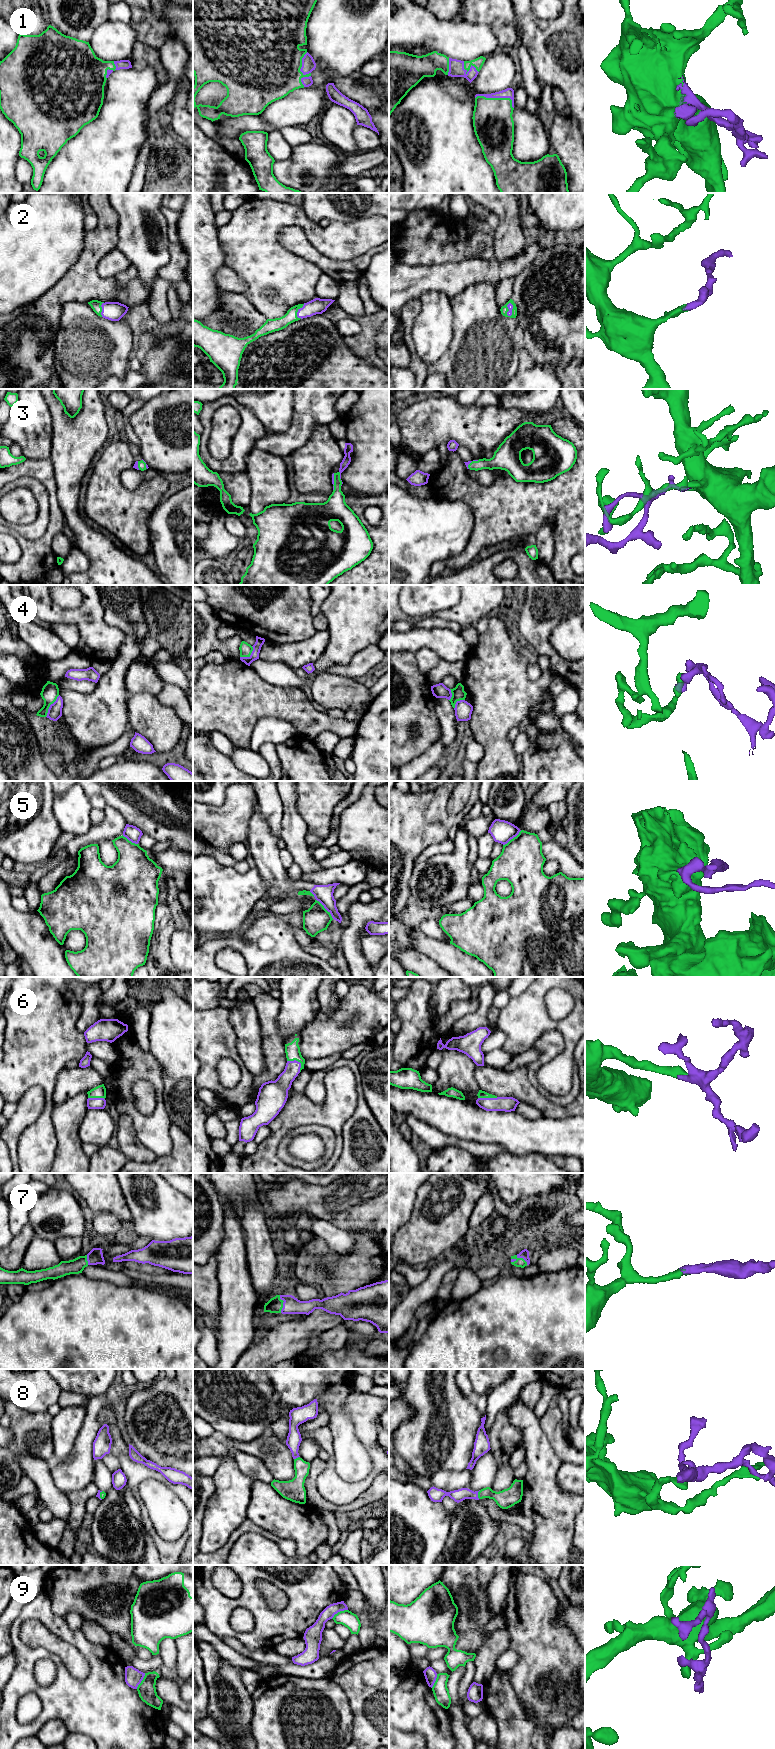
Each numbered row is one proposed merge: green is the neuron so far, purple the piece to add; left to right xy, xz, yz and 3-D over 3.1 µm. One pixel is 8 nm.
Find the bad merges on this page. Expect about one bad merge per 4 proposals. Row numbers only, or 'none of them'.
4, 5, 9

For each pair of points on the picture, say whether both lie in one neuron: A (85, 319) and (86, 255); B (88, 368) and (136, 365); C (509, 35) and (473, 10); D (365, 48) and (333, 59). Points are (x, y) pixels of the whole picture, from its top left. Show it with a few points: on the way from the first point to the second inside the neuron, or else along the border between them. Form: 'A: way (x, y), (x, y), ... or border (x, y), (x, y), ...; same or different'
A: border (87, 302), (67, 302), (62, 309); different
B: border (133, 353), (129, 359), (129, 368); different
C: way (500, 26), (482, 10); same
D: way (357, 48), (344, 48), (341, 51); same

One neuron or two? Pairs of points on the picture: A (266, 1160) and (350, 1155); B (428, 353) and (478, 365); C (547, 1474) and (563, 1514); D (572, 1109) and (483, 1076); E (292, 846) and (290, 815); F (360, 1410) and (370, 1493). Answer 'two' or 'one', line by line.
A: two
B: two
C: one
D: one
E: one
F: two

